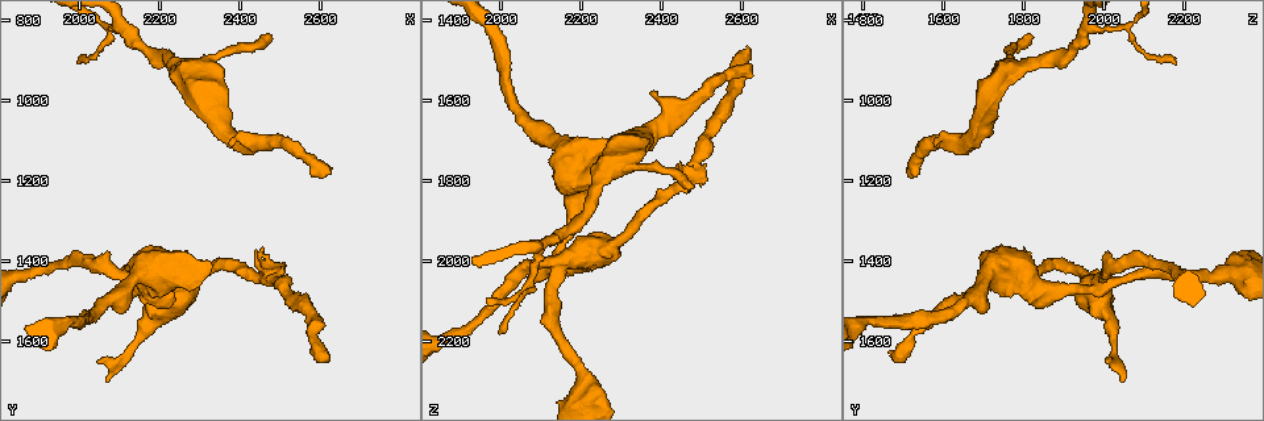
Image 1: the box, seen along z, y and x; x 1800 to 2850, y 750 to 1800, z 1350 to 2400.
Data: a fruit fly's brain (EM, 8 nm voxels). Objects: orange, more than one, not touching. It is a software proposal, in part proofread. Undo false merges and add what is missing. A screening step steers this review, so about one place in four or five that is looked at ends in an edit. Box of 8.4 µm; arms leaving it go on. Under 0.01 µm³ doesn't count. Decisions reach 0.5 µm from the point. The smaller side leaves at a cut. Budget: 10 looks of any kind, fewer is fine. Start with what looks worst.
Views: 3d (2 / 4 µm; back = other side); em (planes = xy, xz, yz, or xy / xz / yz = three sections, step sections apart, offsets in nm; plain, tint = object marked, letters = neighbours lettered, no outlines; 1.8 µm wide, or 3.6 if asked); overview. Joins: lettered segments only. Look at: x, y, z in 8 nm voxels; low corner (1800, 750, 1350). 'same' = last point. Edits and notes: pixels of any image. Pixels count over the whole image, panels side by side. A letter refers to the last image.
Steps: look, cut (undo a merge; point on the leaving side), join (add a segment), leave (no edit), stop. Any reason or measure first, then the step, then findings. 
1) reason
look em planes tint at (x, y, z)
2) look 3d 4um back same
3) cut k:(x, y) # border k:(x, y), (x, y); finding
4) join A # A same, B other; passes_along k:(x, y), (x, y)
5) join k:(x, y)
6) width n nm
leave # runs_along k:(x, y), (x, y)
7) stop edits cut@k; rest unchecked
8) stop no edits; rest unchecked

an open end
look 3d 4um back at (2470, 835, 1820)

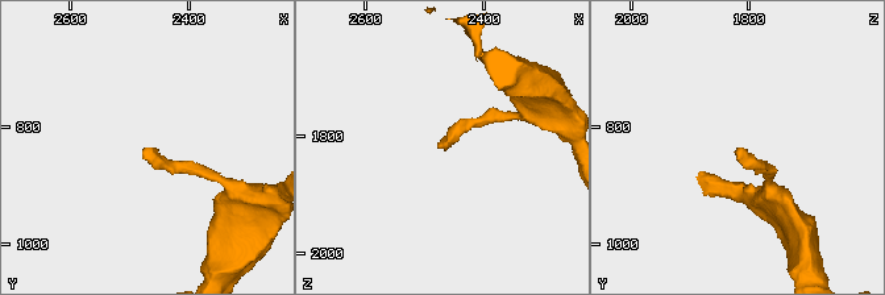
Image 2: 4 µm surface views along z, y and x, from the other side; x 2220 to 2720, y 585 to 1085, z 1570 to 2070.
now the EM
look em planes plain at (2470, 835, 1820)

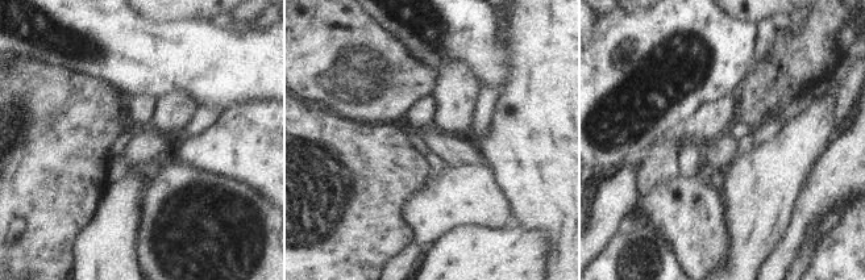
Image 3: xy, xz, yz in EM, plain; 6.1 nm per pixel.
see the neighbours
look em planes letters same

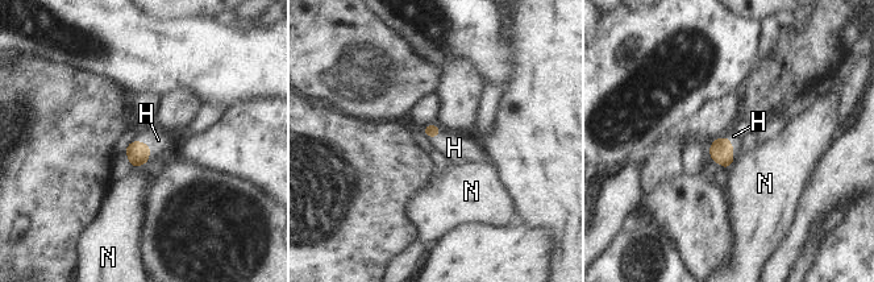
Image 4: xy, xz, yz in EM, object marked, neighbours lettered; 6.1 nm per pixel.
join H # H same, N other; passes_along 4:(137, 152), (149, 148), (158, 140); it goes on there

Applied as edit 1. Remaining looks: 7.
end of a long branch
look 3d 2um at (2610, 1630, 1470)

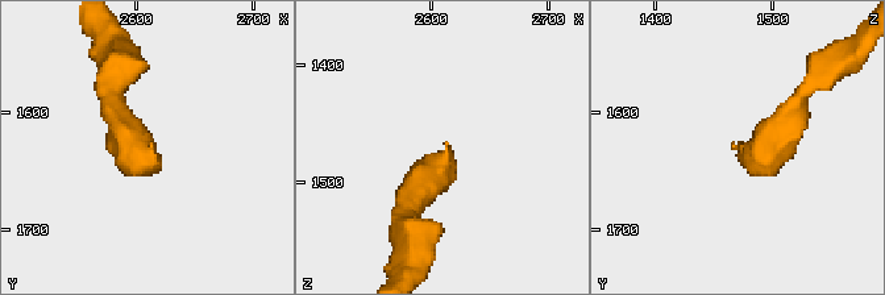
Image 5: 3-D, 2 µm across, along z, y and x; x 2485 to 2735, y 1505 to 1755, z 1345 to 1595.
need the tissue
look em 3.6um xy step 8 tint at (2614, 1628, 1470)

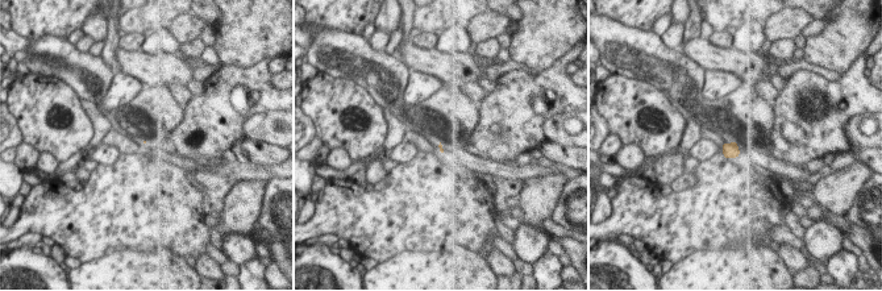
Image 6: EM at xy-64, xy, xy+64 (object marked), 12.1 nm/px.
see the neighbours
look em 3.6um xy step 8 letters same

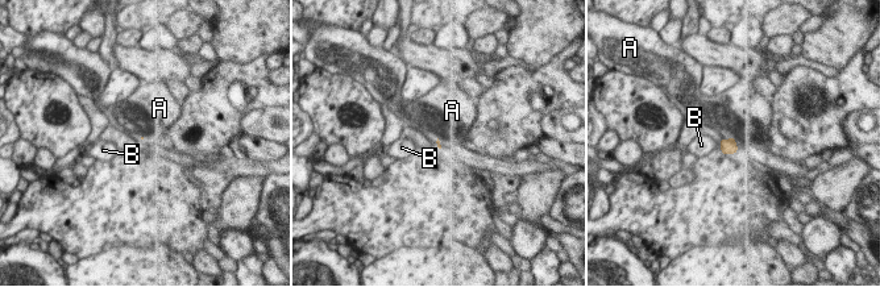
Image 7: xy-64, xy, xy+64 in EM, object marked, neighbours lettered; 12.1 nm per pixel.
leave # A other, B other; border 7:(733, 136), (738, 150); none of them fits

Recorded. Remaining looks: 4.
calibre changes
look em 3.6um planes letters at (2205, 1465, 1970)

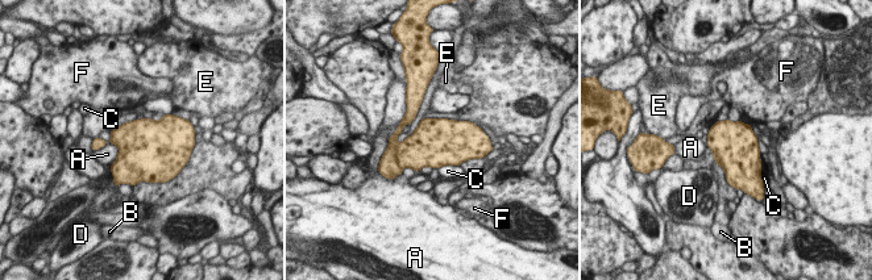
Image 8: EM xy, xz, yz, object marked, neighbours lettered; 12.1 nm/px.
width 550 nm
cut 8:(415, 151) # A other, B other, C other, D other, E other, F other; border 8:(398, 143), (397, 164), (401, 170); two neurons meet here

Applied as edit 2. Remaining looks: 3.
an open end
look 3d 4um at (2620, 1185, 1510)

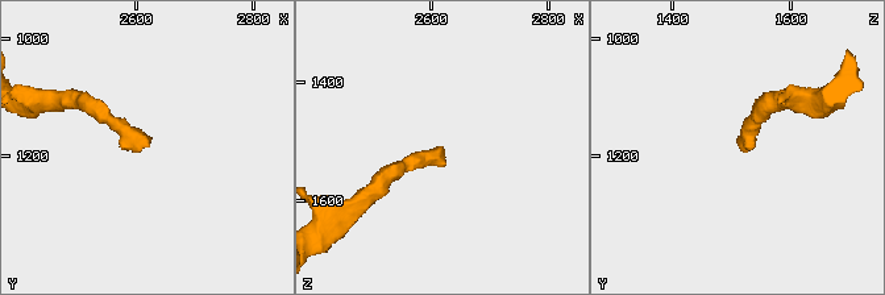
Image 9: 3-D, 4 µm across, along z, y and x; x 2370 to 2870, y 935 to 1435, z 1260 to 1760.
now the EM
look em xy step 8 tint at (2625, 1185, 1515)

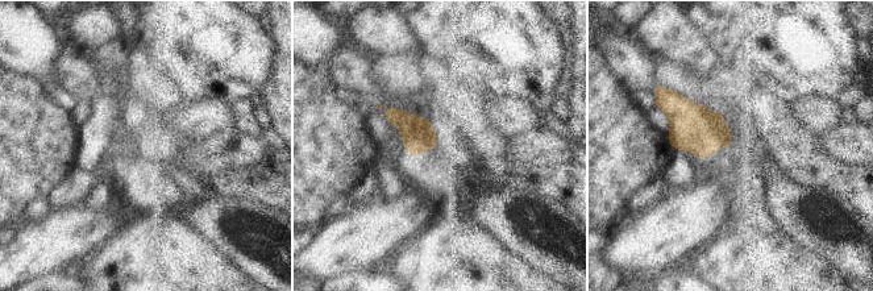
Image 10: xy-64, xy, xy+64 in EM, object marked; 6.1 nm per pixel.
look em planes letters same

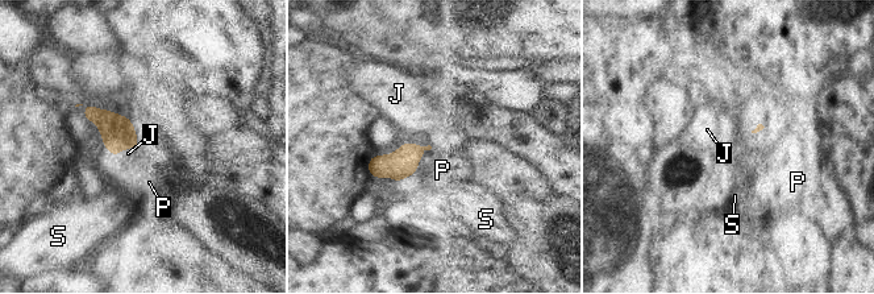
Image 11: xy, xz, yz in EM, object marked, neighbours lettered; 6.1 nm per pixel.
leave # J other, P other, S other; border 11:(415, 173), (403, 177), (398, 182); none of them fits

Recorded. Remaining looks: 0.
stop edits join@4, cut@8; rest unchecked

